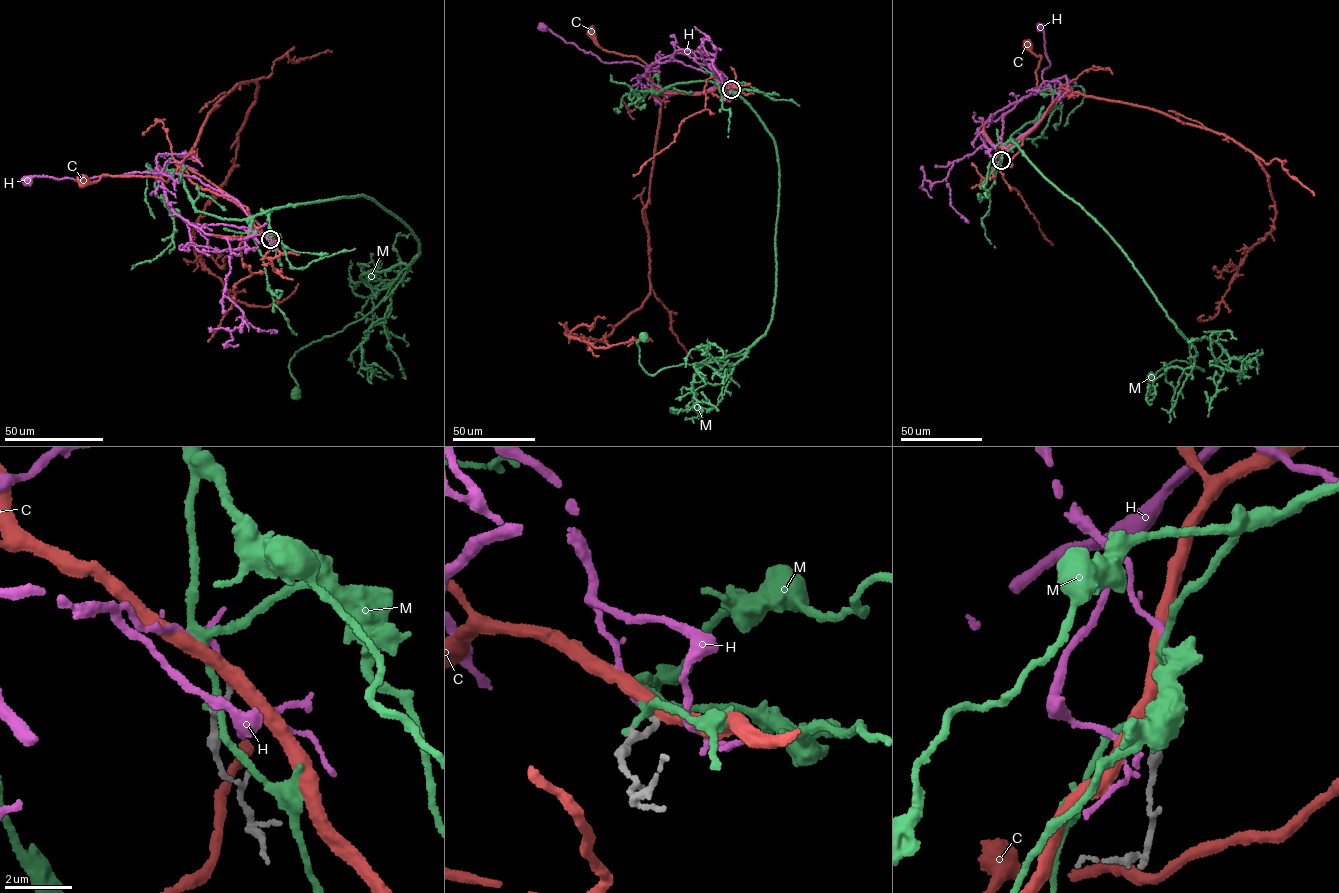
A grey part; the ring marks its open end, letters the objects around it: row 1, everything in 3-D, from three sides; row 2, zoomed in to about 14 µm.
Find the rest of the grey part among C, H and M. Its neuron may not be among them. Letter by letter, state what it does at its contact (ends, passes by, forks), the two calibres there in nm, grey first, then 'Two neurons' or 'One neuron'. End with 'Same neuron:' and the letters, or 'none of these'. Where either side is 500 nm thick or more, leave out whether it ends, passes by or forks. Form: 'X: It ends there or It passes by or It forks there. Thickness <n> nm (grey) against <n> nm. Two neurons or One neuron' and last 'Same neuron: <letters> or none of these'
C: It passes by. Thickness 170 nm (grey) against 400 nm. Two neurons
H: It passes by. Thickness 150 nm (grey) against 120 nm. One neuron
M: It passes by. Thickness 190 nm (grey) against 150 nm. Two neurons
Same neuron: H

